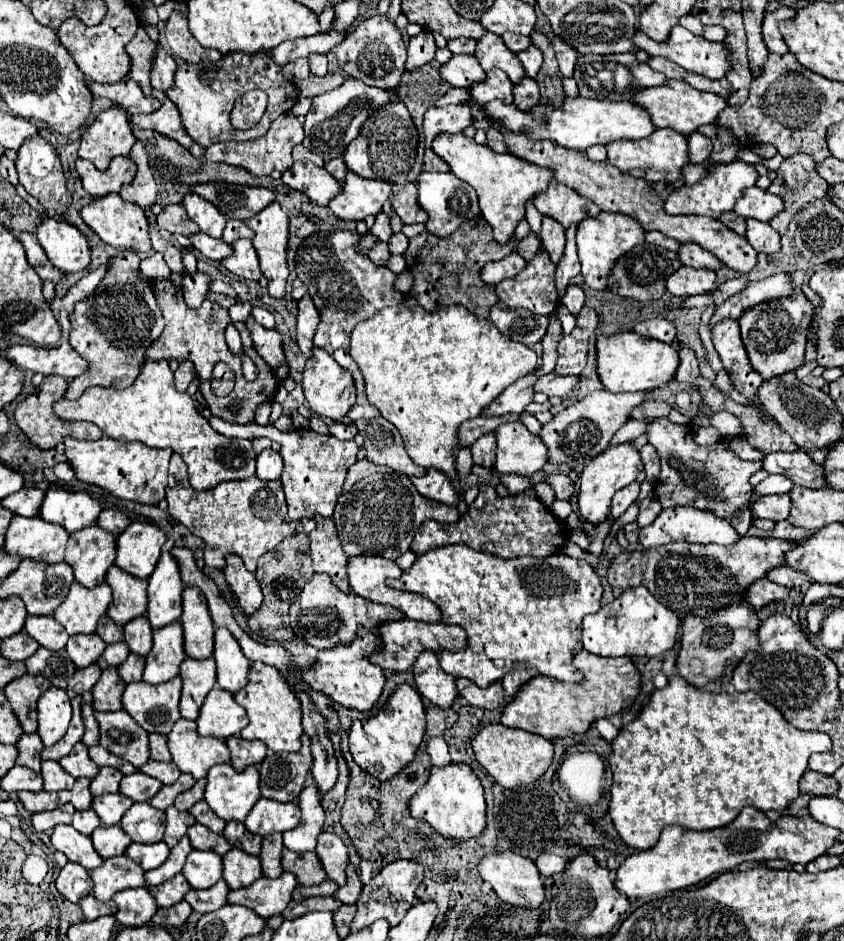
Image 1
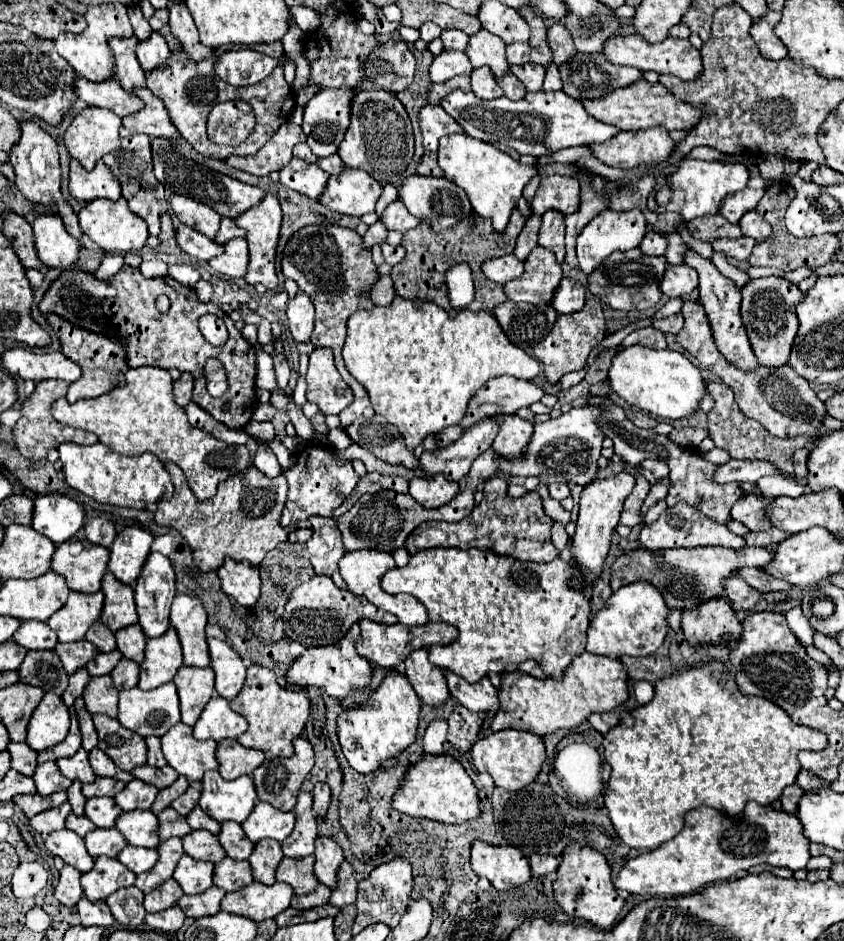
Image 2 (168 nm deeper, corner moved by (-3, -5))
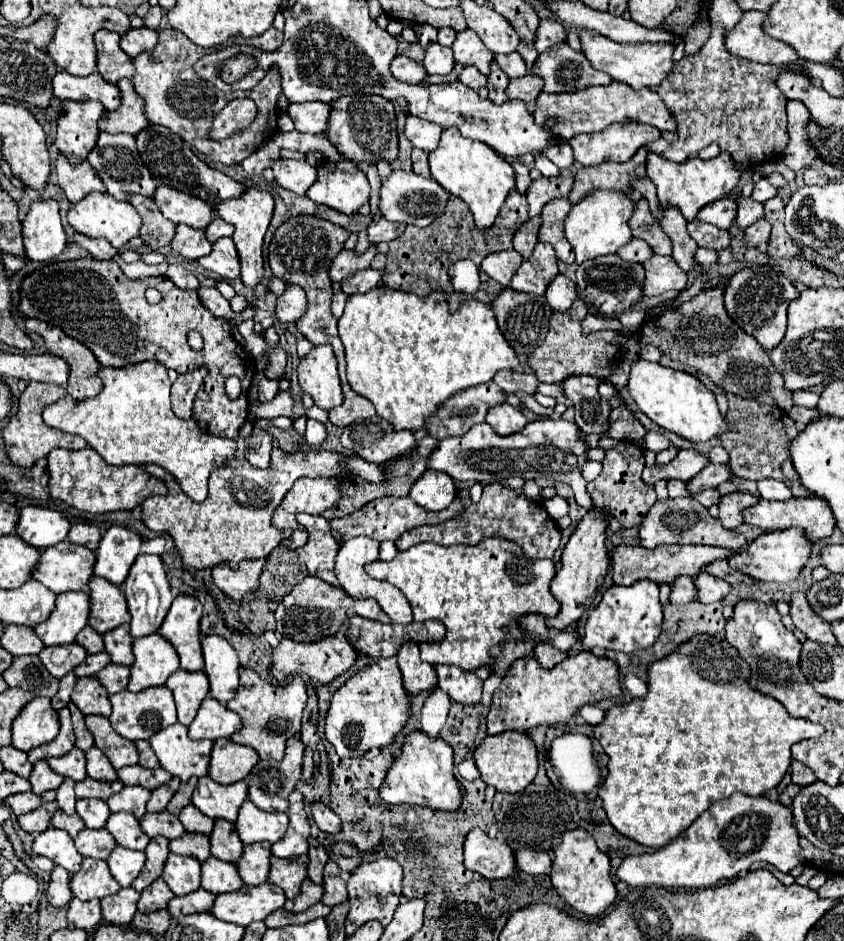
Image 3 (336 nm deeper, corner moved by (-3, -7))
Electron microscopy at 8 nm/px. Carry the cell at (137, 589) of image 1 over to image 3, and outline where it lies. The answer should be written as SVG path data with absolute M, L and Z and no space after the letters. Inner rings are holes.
M93 576L91 586L91 616L89 626L101 634L129 624L129 608L125 594L119 586L109 584L105 578Z

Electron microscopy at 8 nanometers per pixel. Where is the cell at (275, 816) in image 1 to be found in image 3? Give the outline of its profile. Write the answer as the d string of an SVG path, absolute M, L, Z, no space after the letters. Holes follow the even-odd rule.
M251 800L241 806L235 828L243 844L255 842L277 842L287 832L289 818L283 812L263 812Z

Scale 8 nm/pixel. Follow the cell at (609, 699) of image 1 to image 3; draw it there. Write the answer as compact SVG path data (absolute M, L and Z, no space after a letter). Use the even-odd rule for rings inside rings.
M579 652L575 656L567 656L561 664L551 670L545 670L537 664L537 660L515 660L507 674L501 680L501 686L493 692L491 710L487 714L487 730L489 734L499 734L507 730L527 732L533 726L557 726L569 722L585 704L599 704L607 698L621 696L621 682L619 682L619 666L609 658L599 658L591 652Z

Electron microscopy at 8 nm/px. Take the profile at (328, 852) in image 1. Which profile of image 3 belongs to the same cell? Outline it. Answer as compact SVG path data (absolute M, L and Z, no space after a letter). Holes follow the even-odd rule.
M309 838L309 866L307 866L307 874L315 884L323 884L323 868L329 860L327 850L315 840Z

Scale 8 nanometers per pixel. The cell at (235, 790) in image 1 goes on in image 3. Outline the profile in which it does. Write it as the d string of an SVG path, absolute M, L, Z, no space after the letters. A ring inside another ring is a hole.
M209 776L199 778L197 790L193 792L193 804L209 818L223 818L223 820L237 820L241 804L247 800L247 784L233 782L229 786L221 786Z

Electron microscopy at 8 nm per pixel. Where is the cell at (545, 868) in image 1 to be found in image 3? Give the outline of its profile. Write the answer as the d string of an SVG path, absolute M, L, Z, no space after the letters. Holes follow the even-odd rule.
M517 850L515 852L515 860L517 860L517 868L527 872L527 874L533 874L533 876L539 876L539 874L549 874L551 872L551 856L547 852L537 852L537 850Z

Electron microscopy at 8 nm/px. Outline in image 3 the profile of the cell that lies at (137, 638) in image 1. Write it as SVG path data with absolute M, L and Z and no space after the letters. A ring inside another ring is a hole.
M123 624L103 636L105 640L105 650L111 656L111 662L131 666L135 656L133 656L133 638L129 636L129 624Z

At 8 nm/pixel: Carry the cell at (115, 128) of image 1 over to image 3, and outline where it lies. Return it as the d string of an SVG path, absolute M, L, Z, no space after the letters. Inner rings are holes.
M63 102L65 114L57 120L55 144L71 164L81 164L97 144L99 120L105 114L105 106L97 102Z

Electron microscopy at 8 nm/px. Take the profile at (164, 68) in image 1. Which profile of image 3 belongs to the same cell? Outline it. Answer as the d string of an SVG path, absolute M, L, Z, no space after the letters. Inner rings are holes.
M133 28L133 32L127 32L125 36L121 36L121 48L123 52L127 52L131 58L139 56L145 50L153 50L159 42L159 32L151 30L151 28Z

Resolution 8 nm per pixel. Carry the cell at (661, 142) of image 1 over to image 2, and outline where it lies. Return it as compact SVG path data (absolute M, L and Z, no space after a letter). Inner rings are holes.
M661 126L637 132L619 132L609 142L591 146L591 154L611 168L631 170L647 162L665 162L673 154L675 142Z

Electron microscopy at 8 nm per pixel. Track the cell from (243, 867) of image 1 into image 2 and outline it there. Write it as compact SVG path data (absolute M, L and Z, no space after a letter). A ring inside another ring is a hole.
M225 856L221 862L215 864L213 870L213 884L225 892L235 892L241 890L245 886L249 886L253 882L251 876L251 866L249 862L241 862L241 860L233 860L229 856Z

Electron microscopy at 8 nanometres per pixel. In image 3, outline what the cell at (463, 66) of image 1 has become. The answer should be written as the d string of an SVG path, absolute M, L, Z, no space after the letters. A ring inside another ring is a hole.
M431 44L425 50L425 60L423 66L427 70L427 74L451 74L453 66L455 66L455 58L453 58L453 50L439 46L439 44Z

